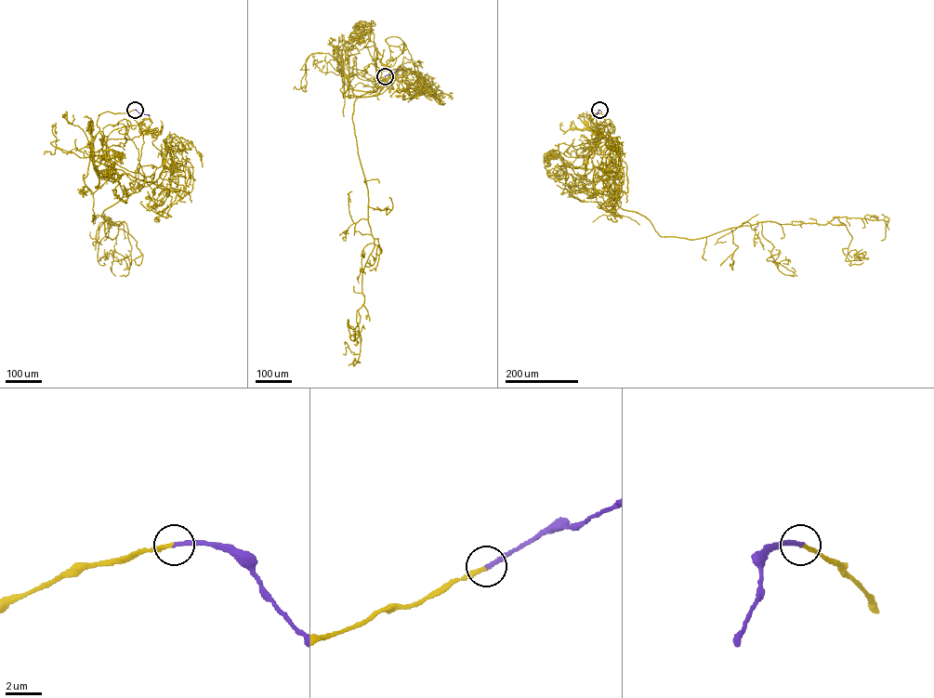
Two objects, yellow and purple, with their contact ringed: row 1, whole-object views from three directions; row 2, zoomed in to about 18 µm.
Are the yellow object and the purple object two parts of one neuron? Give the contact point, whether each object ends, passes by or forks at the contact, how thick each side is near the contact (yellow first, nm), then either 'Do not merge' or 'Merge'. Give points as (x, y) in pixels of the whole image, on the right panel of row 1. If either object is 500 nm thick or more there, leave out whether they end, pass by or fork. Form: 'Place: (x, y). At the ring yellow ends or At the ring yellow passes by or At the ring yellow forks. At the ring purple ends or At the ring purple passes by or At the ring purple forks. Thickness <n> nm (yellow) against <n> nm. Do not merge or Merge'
Place: (599, 110). At the ring yellow ends. At the ring purple ends. Thickness 240 nm (yellow) against 240 nm. Merge

